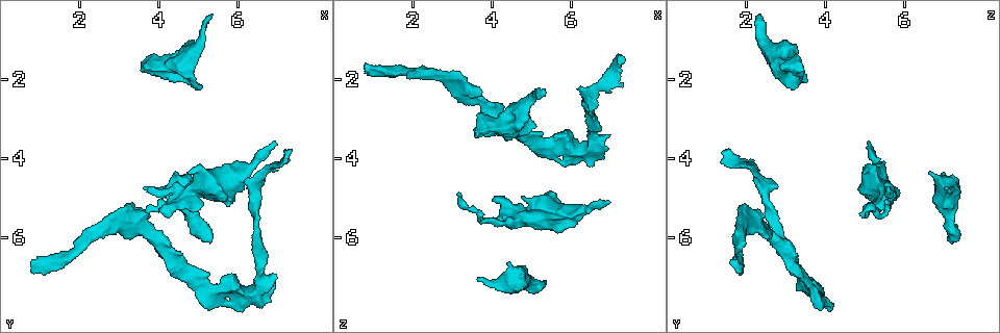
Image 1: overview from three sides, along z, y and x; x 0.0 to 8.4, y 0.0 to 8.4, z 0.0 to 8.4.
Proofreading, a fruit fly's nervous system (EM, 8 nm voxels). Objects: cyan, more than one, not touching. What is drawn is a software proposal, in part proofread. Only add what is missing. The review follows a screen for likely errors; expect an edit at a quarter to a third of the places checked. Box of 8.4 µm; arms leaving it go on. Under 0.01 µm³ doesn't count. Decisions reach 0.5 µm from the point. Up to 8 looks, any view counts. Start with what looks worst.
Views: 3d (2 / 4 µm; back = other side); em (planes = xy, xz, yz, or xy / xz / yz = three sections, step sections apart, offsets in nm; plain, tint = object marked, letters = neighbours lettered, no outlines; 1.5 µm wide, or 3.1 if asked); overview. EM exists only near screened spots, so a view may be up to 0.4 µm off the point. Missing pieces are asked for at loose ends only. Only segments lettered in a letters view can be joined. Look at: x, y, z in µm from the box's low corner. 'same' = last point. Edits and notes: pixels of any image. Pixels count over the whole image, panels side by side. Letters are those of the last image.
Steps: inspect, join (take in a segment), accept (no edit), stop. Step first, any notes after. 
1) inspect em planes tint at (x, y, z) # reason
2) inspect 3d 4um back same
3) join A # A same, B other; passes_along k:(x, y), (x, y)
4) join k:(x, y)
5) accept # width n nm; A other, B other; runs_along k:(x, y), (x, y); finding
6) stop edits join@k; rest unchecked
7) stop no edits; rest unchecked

inspect em planes letters at (4.40, 4.30, 6.55) # an open end

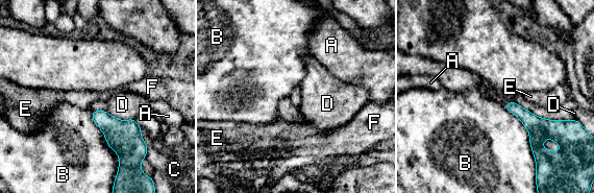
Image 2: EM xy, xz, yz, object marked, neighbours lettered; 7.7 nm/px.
accept # A other, B other, C other, D other, E other, F other; border 2:(502, 105), (527, 130), (535, 157); no lettered segment goes on from it

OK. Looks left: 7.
inspect em xy step 4 letters at (5.30, 6.15, 7.20) # free end

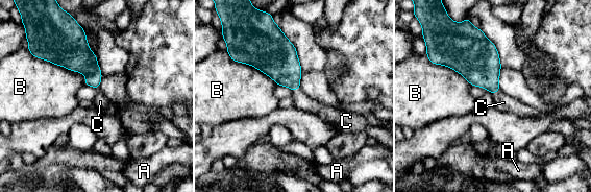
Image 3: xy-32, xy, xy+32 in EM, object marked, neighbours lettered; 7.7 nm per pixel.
join C # A other, B other, C same; passes_along 3:(279, 61), (295, 89), (300, 100); the neuron continues

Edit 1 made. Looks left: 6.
stop edits join@3; rest unchecked

